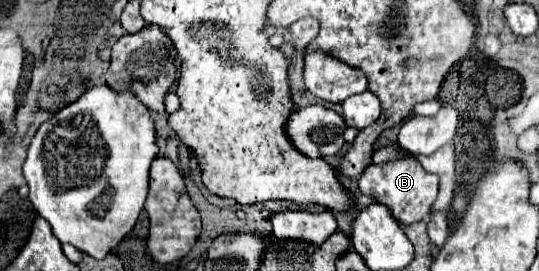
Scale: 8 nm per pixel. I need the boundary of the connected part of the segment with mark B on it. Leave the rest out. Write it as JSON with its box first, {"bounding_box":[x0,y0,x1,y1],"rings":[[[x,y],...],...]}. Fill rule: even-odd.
{"bounding_box":[359,153,439,225],"rings":[[[407,153],[405,157],[401,157],[397,161],[387,161],[387,163],[379,163],[379,165],[371,163],[359,177],[361,193],[371,195],[377,203],[385,205],[397,221],[407,223],[407,225],[417,223],[429,215],[429,211],[437,199],[437,187],[439,187],[437,175],[423,171],[421,163],[417,163],[417,159],[411,157],[411,153]]]}

